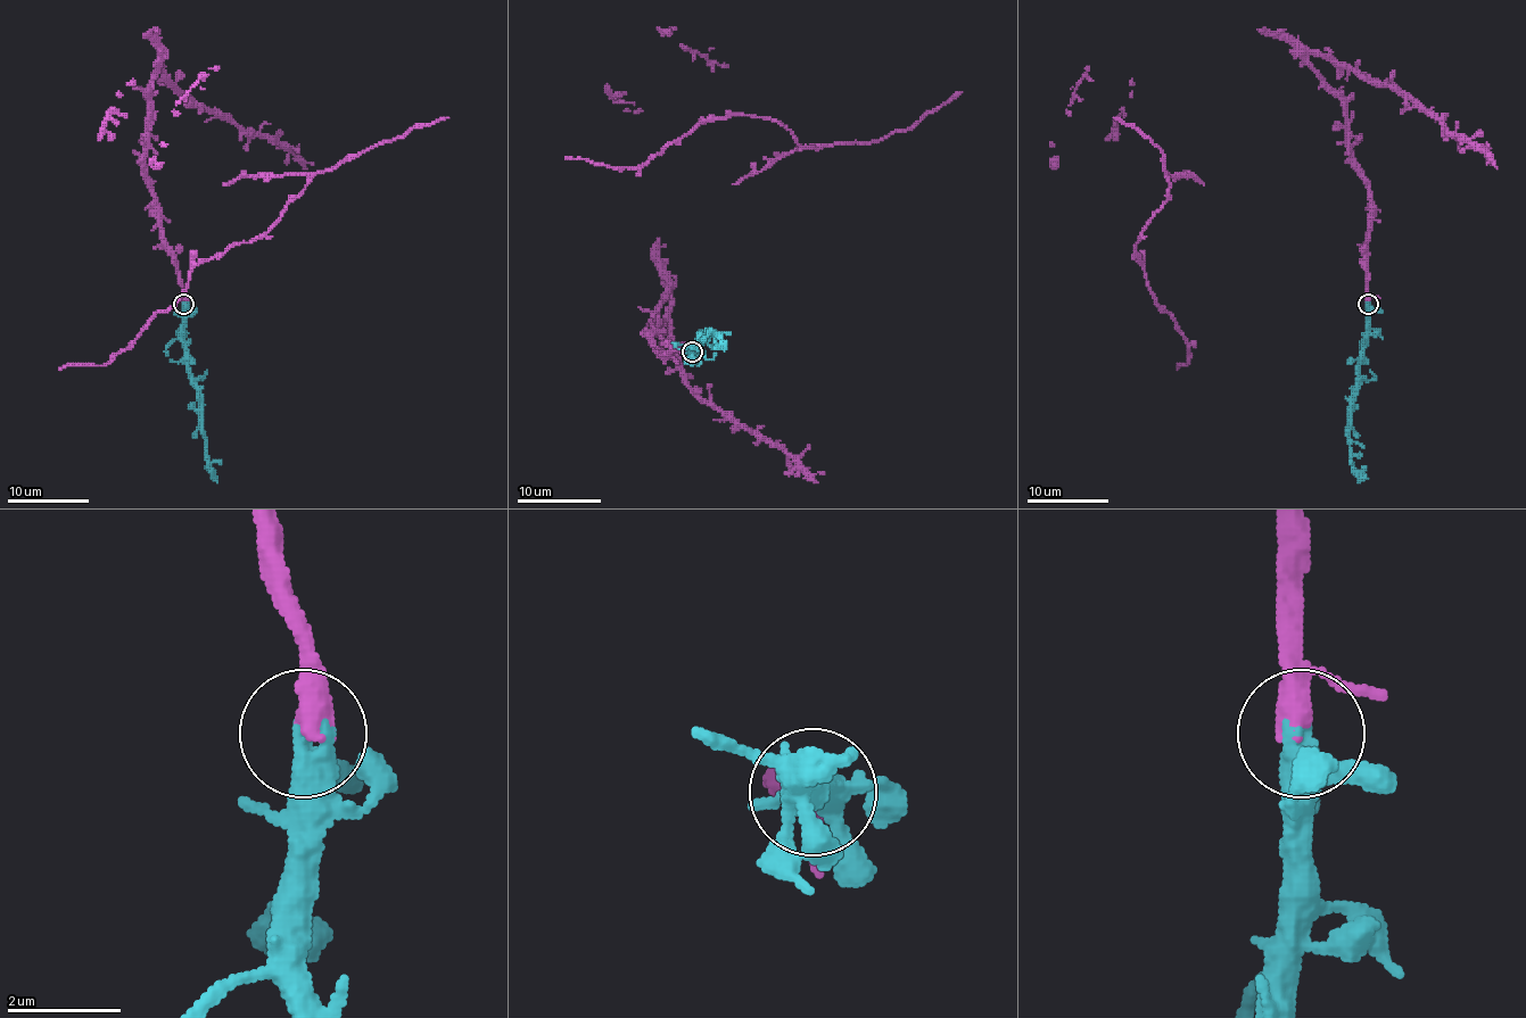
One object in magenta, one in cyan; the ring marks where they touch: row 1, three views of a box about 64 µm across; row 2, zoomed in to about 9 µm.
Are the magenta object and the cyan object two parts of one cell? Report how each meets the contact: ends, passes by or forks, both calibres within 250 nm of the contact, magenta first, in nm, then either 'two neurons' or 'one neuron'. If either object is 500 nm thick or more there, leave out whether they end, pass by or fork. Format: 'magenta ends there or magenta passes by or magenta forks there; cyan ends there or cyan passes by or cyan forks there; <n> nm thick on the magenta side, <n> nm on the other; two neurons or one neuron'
magenta ends there; cyan passes by; 480 nm thick on the magenta side, 360 nm on the other; one neuron

